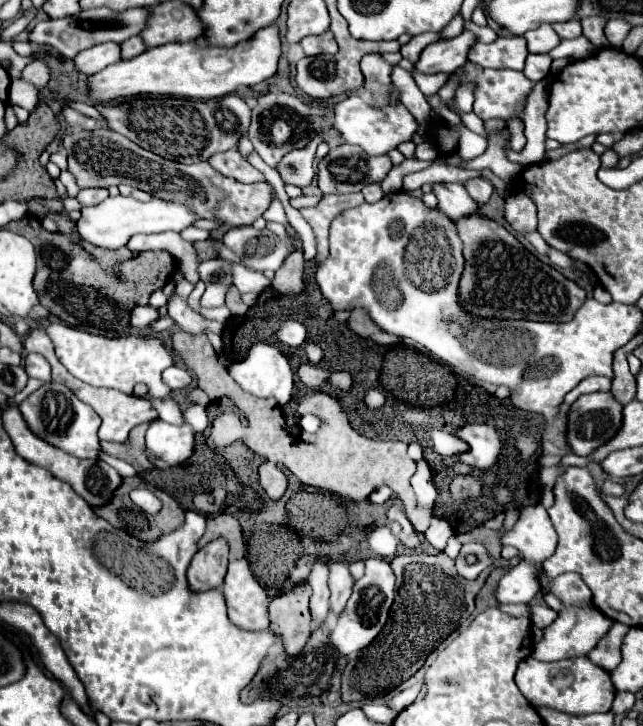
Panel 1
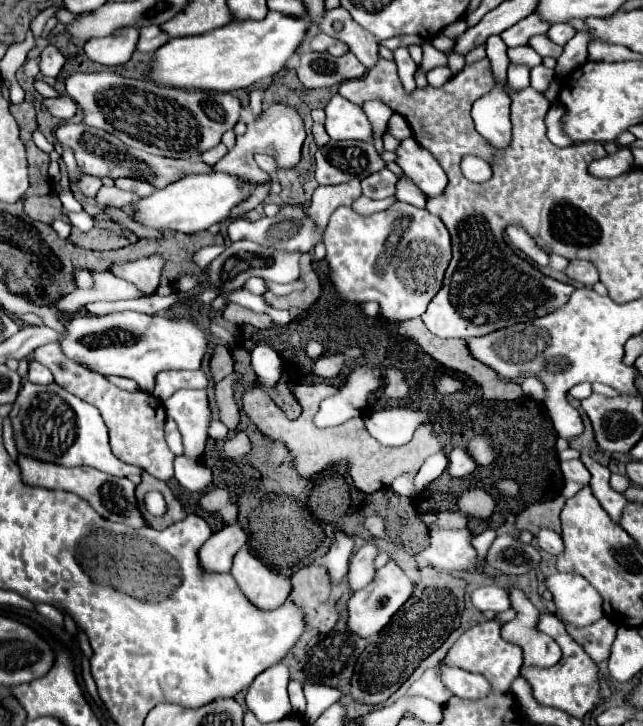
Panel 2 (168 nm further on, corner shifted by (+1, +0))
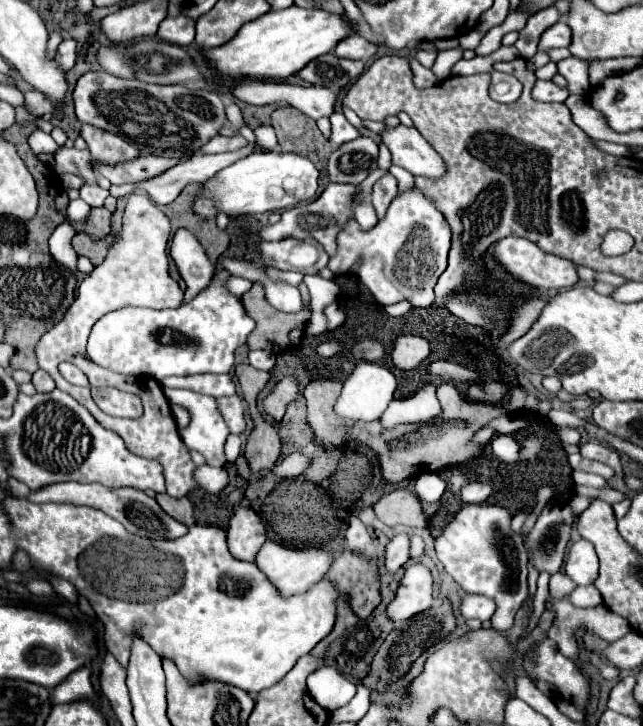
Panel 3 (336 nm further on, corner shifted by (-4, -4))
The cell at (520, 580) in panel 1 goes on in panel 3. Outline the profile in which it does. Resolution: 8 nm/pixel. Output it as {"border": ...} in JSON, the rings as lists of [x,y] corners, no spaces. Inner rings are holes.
{"border":[[[465,595],[459,607],[461,615],[465,619],[479,619],[487,621],[495,613],[495,603],[483,595]]]}

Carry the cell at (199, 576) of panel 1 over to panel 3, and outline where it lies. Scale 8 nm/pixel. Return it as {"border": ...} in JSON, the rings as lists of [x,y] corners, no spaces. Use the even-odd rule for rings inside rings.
{"border":[[[239,507],[235,511],[227,533],[229,551],[241,561],[255,561],[257,551],[267,541],[267,529],[251,507]]]}

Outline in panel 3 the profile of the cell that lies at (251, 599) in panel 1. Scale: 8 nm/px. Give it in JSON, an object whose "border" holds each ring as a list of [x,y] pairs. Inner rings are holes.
{"border":[[[269,539],[257,553],[255,561],[259,569],[273,581],[273,585],[277,585],[277,589],[281,589],[281,593],[287,595],[287,593],[305,593],[311,585],[321,581],[327,575],[331,563],[335,561],[335,553],[317,547],[303,547],[303,549],[287,547]]]}

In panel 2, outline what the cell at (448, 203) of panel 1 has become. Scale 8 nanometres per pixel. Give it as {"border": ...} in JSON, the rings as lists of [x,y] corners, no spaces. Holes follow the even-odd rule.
{"border":[[[412,137],[404,139],[396,149],[396,155],[396,163],[402,167],[404,175],[412,179],[426,193],[426,197],[444,195],[448,187],[448,177],[440,169],[438,161],[424,147],[420,147],[418,141],[414,141]]]}

